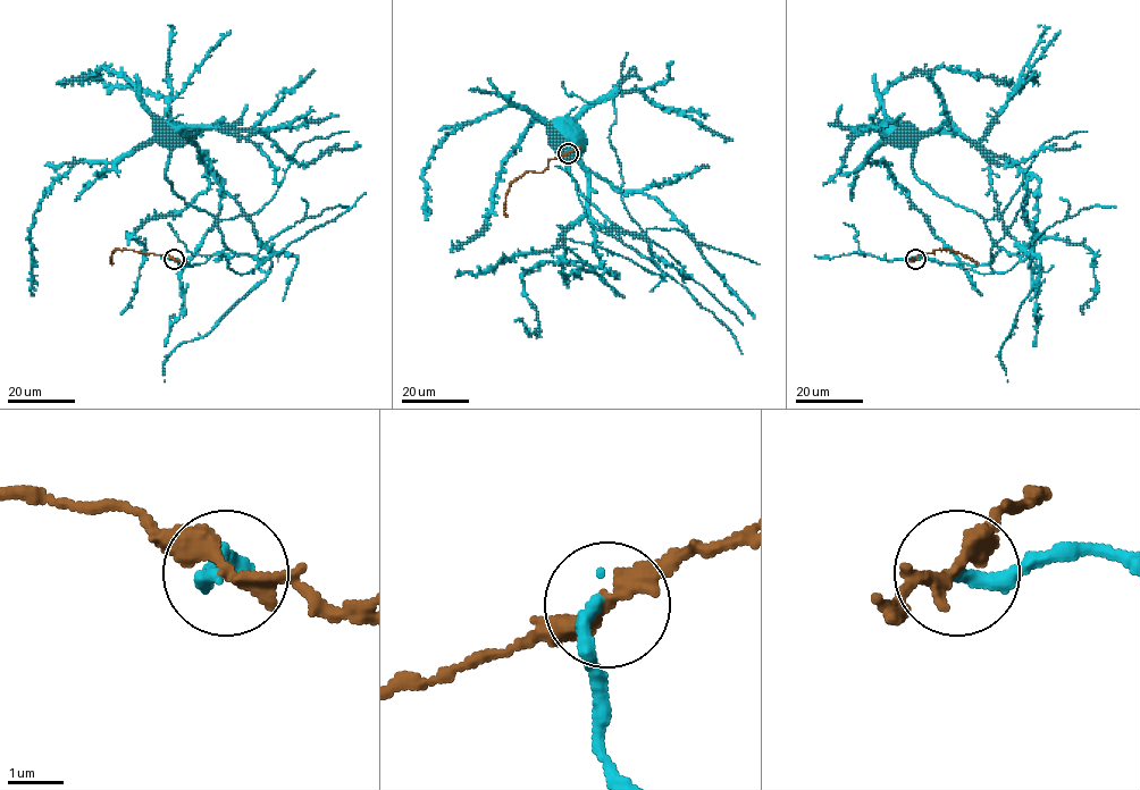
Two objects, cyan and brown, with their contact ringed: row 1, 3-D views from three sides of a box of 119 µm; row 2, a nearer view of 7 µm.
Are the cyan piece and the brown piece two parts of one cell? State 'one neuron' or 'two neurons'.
two neurons

